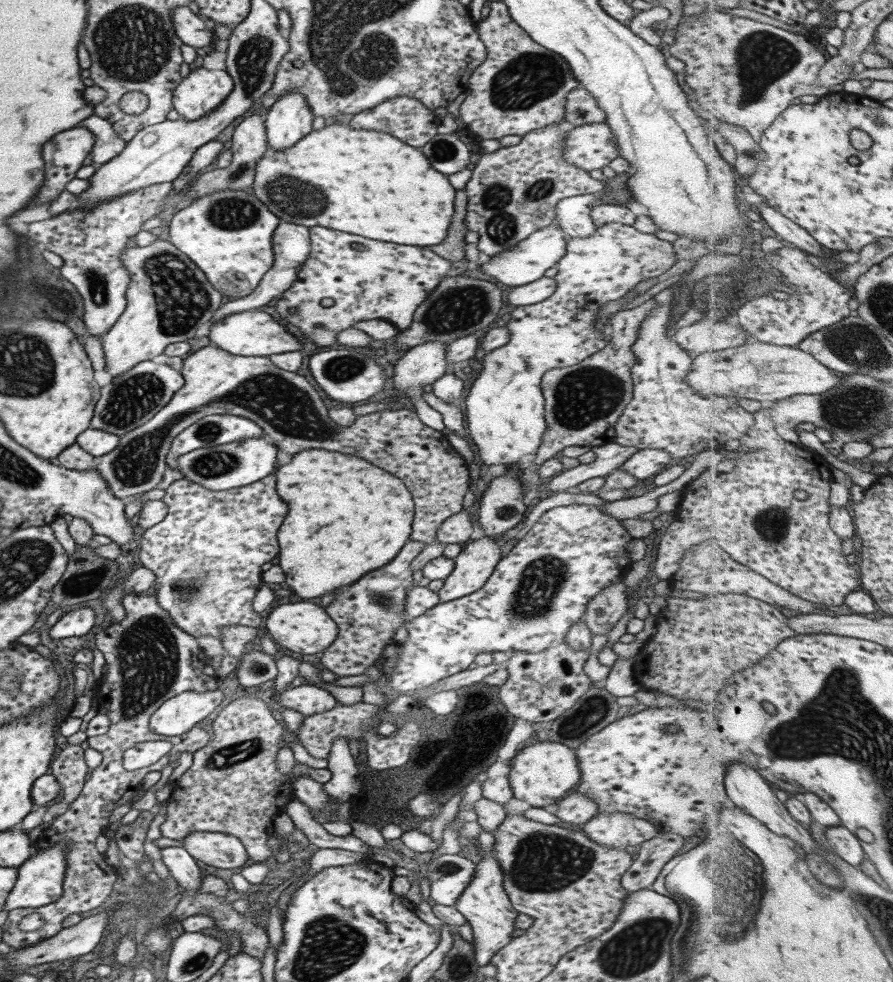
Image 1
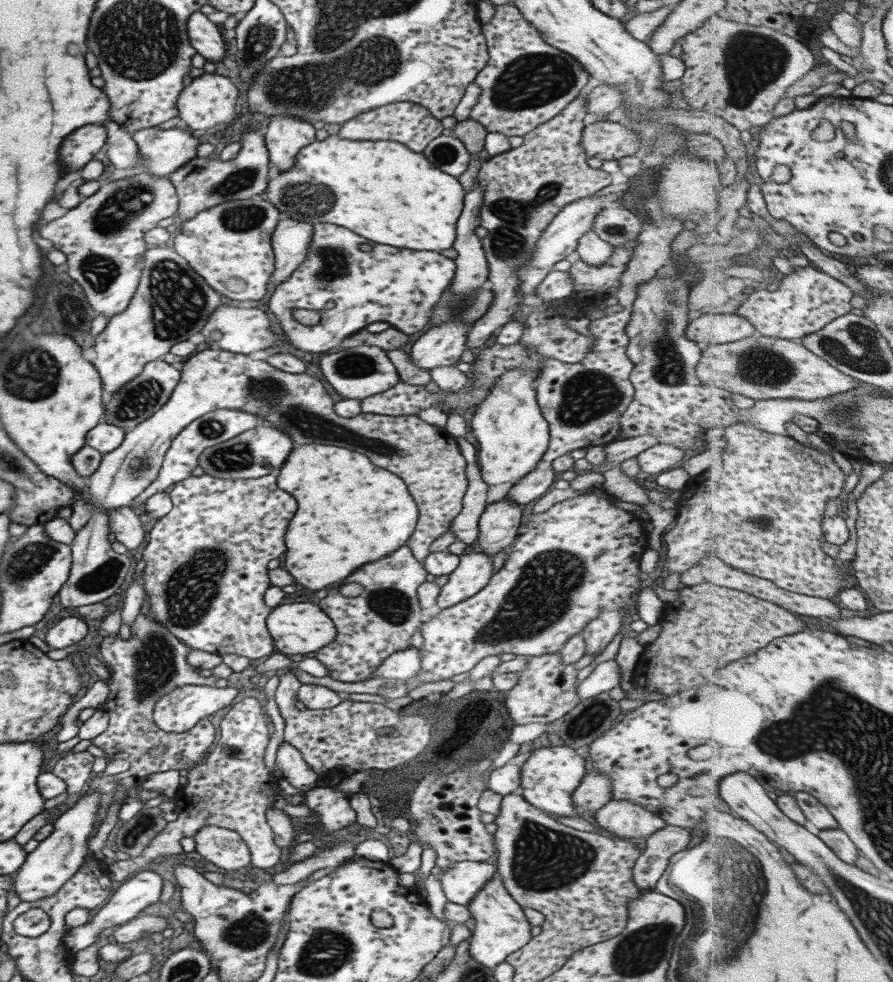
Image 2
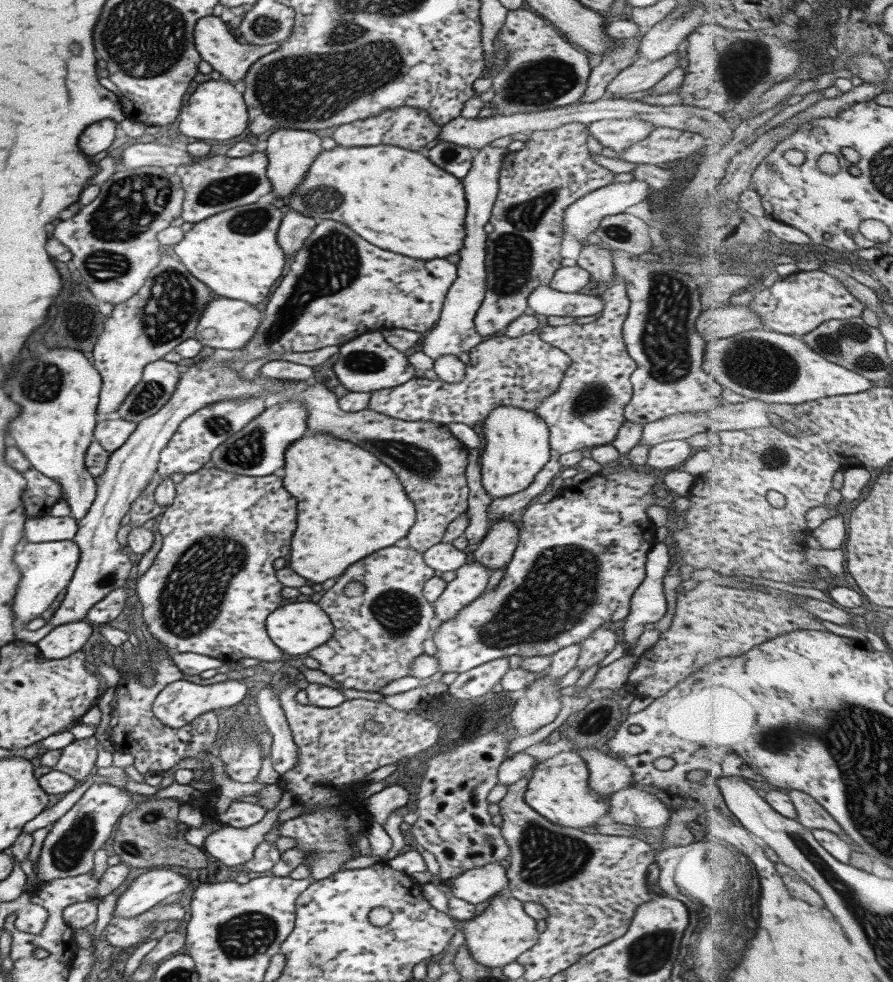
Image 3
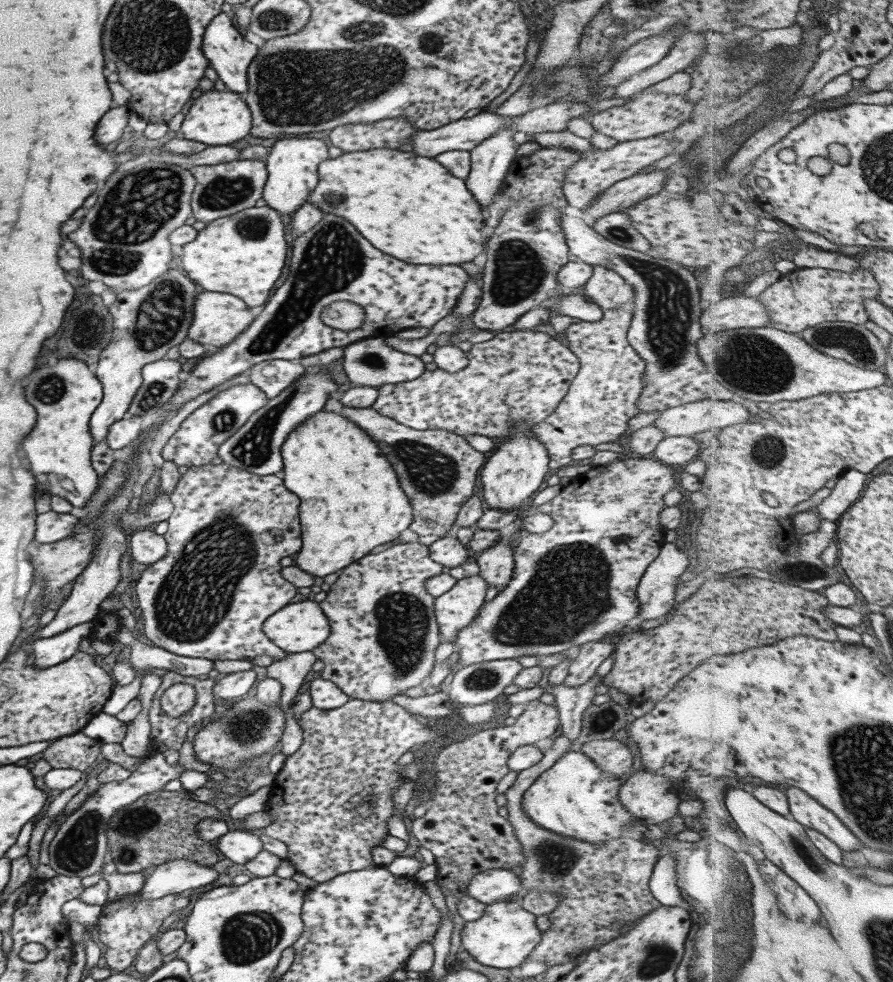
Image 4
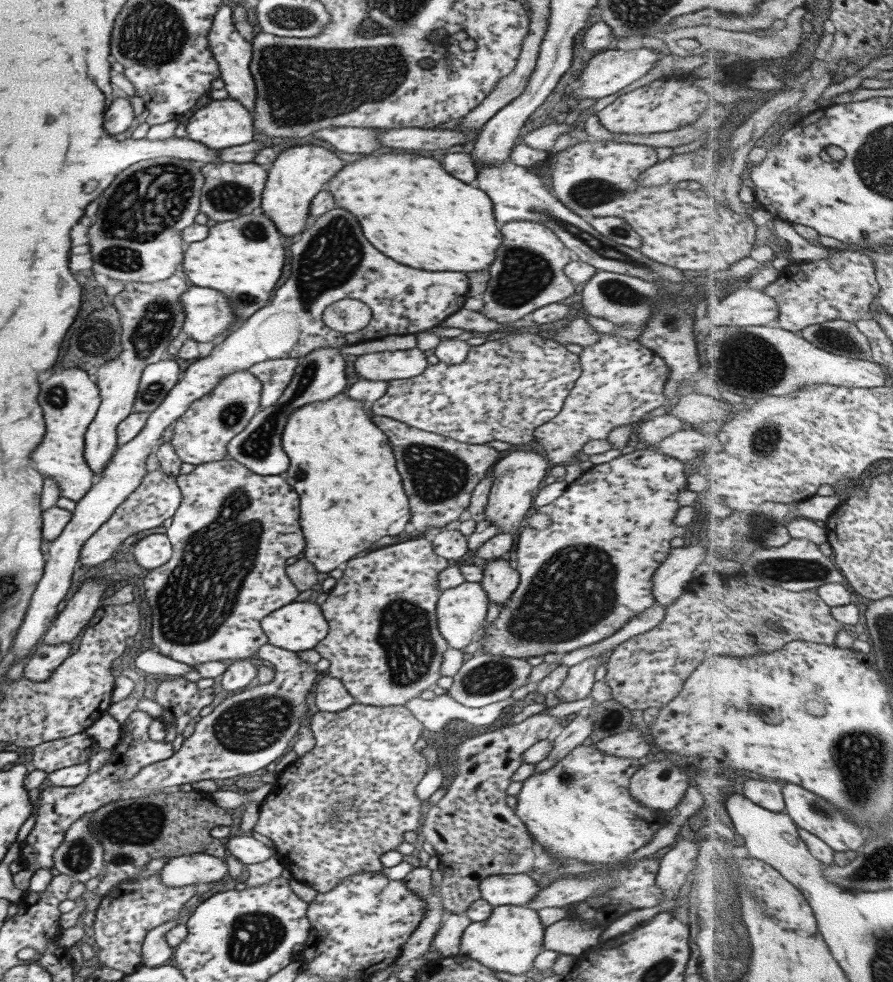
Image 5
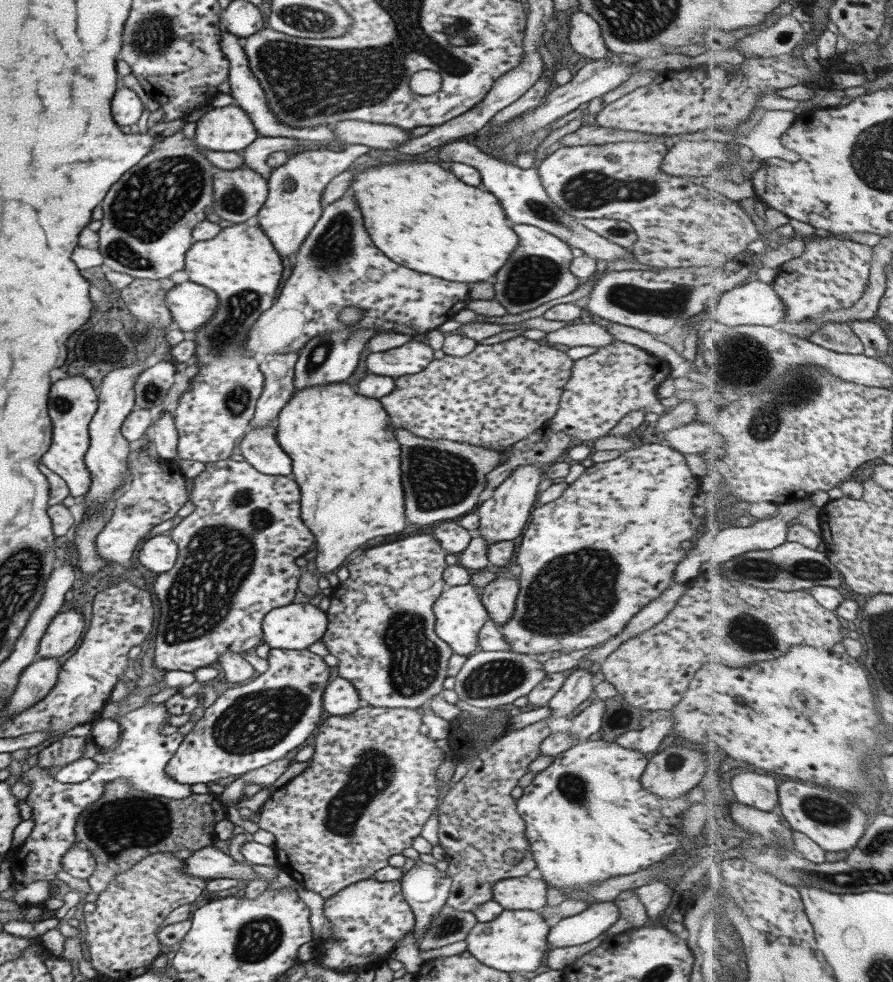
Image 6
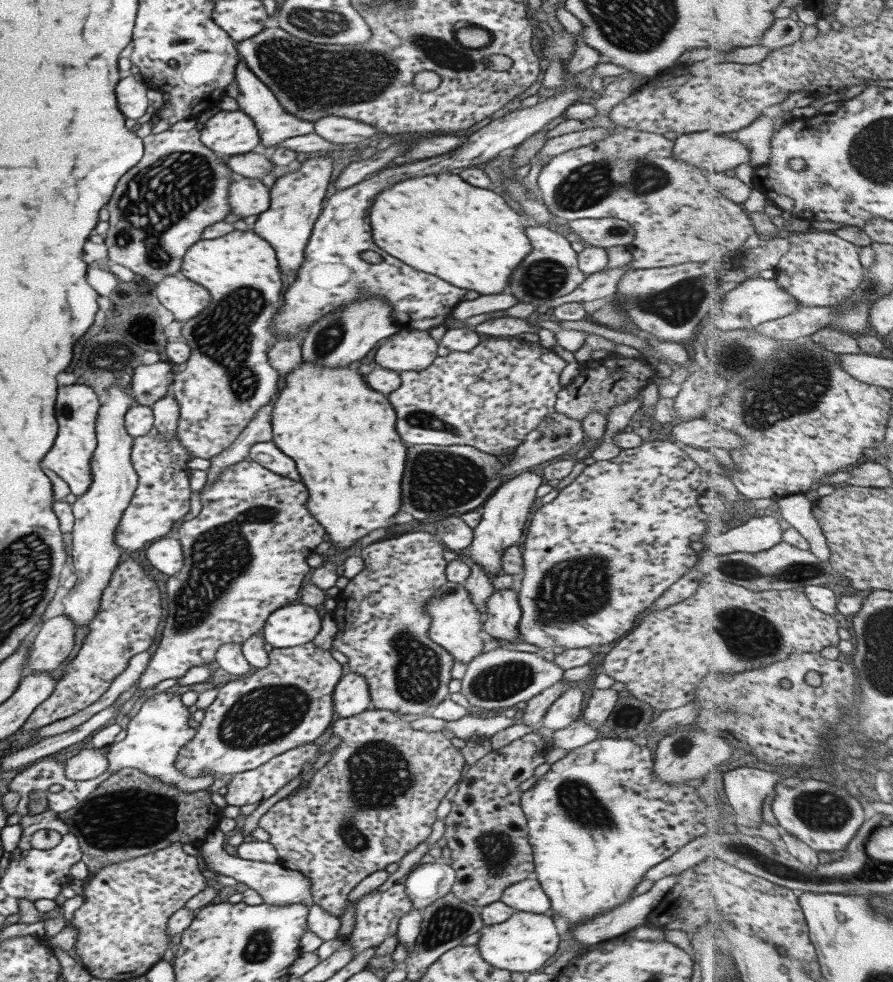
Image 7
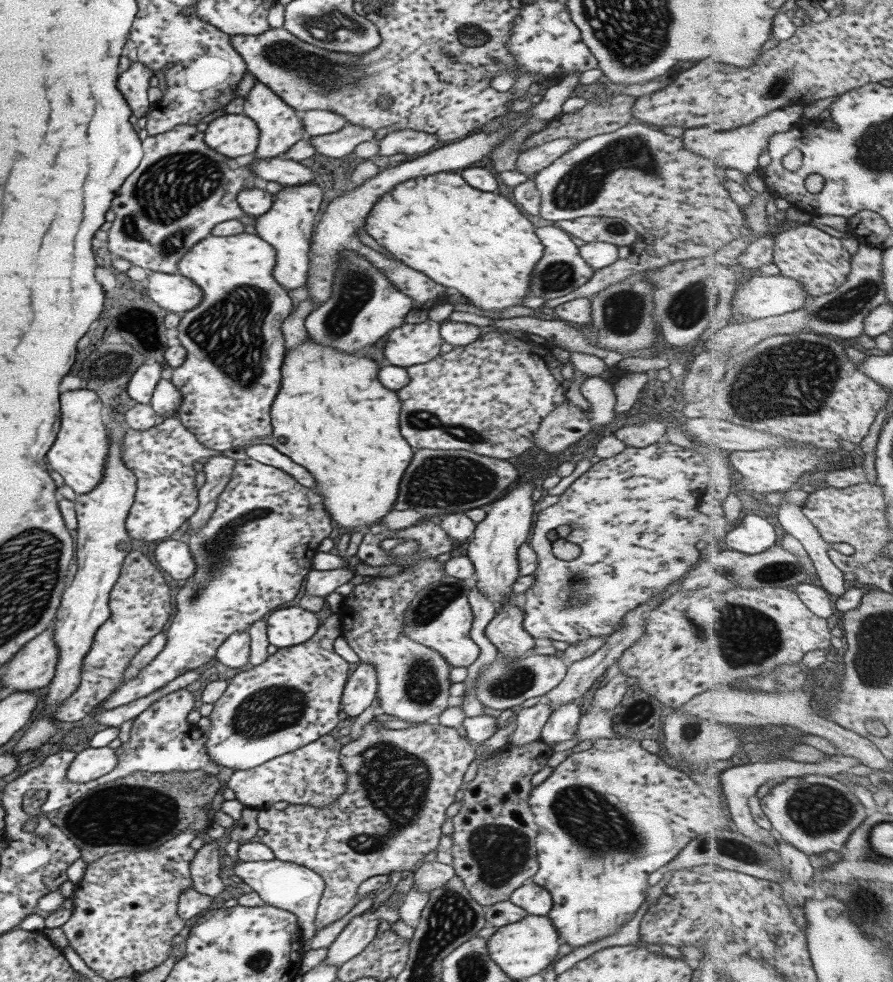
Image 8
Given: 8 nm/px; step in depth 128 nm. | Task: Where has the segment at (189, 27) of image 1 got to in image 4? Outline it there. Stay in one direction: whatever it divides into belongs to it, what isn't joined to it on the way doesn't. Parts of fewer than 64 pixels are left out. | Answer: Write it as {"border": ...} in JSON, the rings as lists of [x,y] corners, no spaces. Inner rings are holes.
{"border":[[[221,11],[207,22],[201,38],[201,50],[209,66],[216,72],[218,79],[223,82],[224,88],[241,94],[241,92],[247,90],[246,70],[255,54],[257,54],[258,48],[243,39],[242,31],[237,30],[231,24],[229,17],[230,14]]]}

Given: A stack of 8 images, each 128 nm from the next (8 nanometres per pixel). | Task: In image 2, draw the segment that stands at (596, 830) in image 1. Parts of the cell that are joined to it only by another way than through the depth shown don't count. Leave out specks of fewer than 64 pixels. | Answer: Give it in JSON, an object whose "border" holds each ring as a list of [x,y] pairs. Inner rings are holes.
{"border":[[[609,800],[594,812],[598,827],[608,834],[628,840],[628,838],[647,838],[666,824],[659,815],[652,813],[633,801]]]}

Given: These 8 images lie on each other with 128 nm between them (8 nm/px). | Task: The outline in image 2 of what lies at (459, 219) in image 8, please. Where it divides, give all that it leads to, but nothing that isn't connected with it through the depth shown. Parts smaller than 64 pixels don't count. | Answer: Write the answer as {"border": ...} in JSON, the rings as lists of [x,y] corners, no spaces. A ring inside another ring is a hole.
{"border":[[[329,136],[299,150],[295,165],[283,173],[271,173],[265,190],[266,202],[279,210],[282,218],[299,222],[343,226],[371,242],[407,250],[441,252],[455,240],[455,224],[462,210],[464,189],[456,177],[431,167],[422,153],[415,153],[392,141],[357,141]]]}

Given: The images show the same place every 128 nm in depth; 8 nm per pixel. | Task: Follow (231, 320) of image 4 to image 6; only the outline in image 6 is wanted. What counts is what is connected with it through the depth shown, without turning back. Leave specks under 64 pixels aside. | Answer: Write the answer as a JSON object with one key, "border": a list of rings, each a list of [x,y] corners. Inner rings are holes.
{"border":[[[189,280],[173,285],[165,294],[165,306],[173,318],[174,326],[188,336],[211,318],[215,304],[217,298],[211,294],[211,290]]]}

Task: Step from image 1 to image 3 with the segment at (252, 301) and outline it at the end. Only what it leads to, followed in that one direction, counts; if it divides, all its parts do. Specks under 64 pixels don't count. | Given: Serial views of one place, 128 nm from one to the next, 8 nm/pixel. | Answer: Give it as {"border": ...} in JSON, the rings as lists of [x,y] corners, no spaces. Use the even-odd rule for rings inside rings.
{"border":[[[289,209],[282,215],[276,232],[276,239],[285,257],[293,257],[305,238],[311,234],[316,219]]]}

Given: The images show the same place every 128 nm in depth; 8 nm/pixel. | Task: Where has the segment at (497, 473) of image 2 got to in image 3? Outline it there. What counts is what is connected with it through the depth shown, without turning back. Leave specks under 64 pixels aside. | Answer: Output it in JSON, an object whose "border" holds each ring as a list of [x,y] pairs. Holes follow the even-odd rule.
{"border":[[[499,406],[487,414],[480,427],[485,445],[480,450],[478,465],[481,486],[487,496],[505,498],[525,490],[549,460],[547,425],[535,411]]]}

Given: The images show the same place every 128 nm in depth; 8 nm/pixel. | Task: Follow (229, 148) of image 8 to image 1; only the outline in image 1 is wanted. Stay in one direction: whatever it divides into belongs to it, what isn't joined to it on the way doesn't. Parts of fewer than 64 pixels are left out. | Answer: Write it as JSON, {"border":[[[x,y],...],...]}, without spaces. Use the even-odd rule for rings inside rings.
{"border":[[[195,68],[182,77],[172,92],[173,110],[183,120],[199,120],[215,110],[233,90],[233,81],[224,70]]]}

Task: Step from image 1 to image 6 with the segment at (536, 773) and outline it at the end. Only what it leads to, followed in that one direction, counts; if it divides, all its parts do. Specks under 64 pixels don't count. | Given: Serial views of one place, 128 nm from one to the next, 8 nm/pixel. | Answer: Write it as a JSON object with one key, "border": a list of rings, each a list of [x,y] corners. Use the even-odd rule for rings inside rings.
{"border":[[[583,740],[556,755],[547,768],[535,774],[530,784],[522,788],[515,808],[523,819],[532,858],[546,886],[561,890],[567,899],[595,903],[595,899],[587,897],[590,887],[597,887],[613,876],[639,872],[679,851],[684,844],[681,842],[683,816],[685,812],[696,810],[685,793],[665,800],[643,789],[639,776],[647,762],[643,753],[623,748],[613,741]]]}

